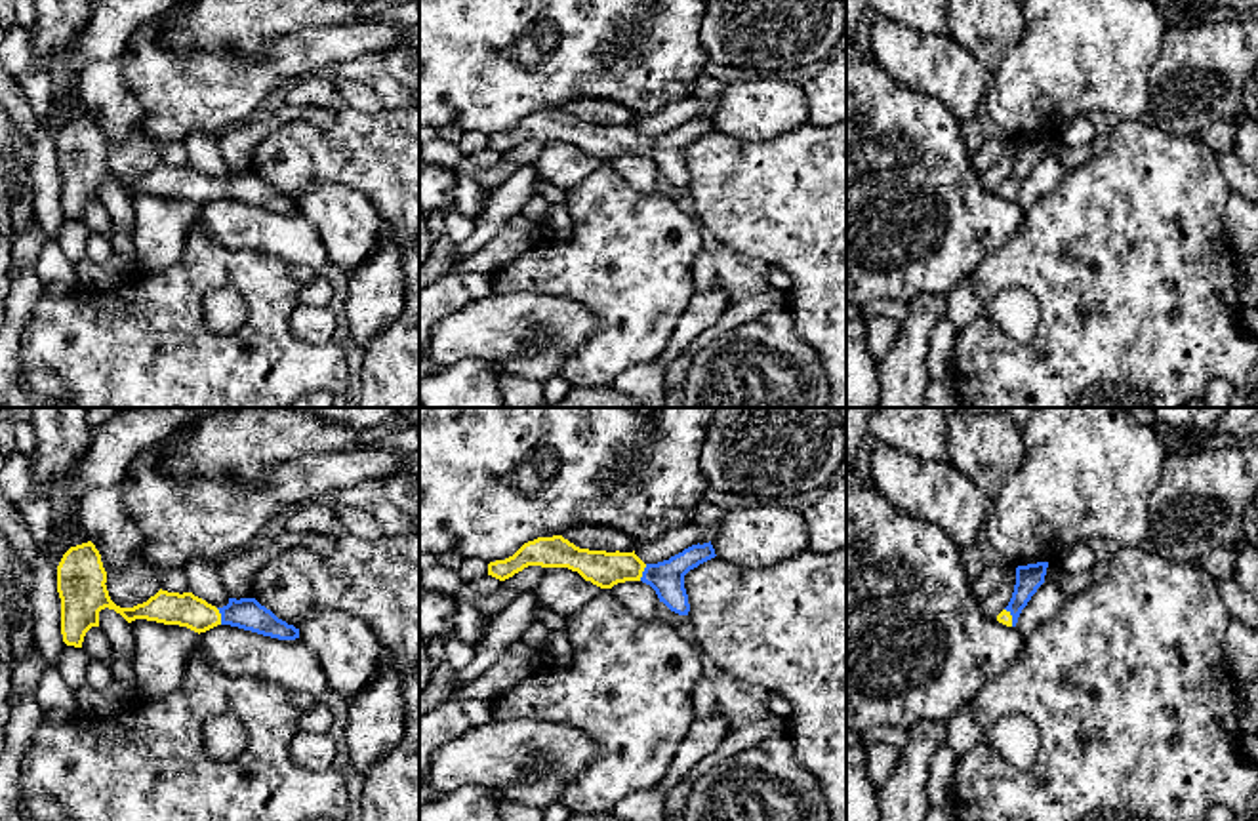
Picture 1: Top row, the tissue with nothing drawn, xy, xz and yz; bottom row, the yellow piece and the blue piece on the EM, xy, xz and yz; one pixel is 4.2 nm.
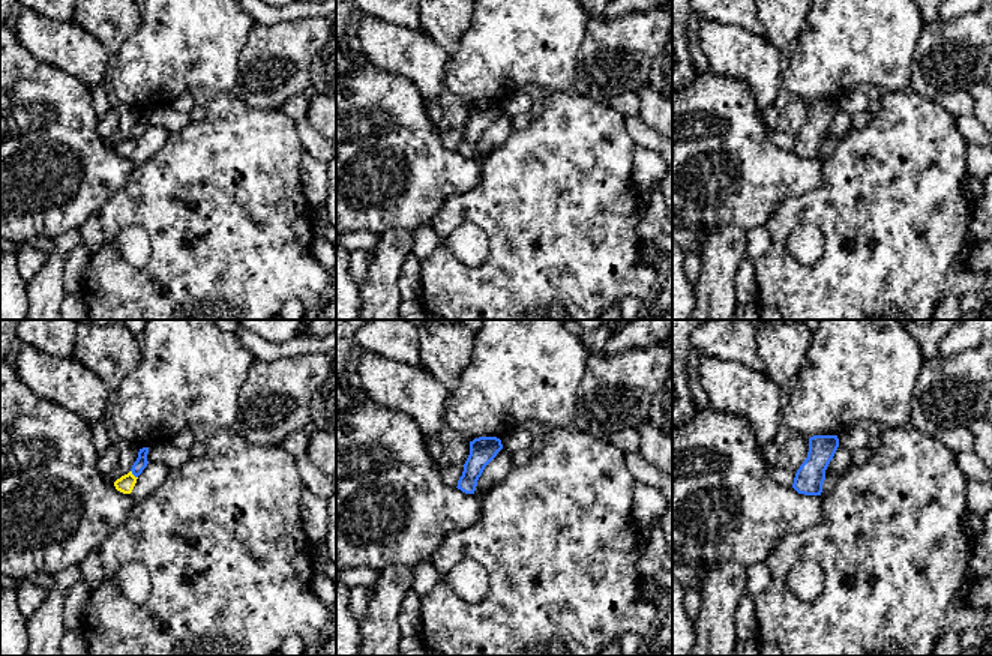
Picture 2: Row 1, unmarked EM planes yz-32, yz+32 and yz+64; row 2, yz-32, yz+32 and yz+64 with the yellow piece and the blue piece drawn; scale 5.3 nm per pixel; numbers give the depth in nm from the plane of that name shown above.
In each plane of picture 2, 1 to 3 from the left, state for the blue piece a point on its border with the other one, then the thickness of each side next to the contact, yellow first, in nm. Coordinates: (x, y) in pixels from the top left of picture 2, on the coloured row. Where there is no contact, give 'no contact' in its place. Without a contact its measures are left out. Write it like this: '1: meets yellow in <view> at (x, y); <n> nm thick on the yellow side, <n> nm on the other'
1: meets yellow in yz-32 at (132, 475); 90 nm thick on the yellow side, 70 nm on the other
2: no contact
3: no contact

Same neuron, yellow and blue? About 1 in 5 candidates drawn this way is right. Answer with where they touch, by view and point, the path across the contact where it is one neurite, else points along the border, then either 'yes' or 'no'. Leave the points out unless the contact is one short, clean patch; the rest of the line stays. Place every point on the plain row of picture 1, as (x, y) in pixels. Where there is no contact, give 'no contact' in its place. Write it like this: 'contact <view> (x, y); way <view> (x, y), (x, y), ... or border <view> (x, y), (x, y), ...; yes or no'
contact xy (220, 189); way xy (170, 181), (220, 189), (248, 187); yes

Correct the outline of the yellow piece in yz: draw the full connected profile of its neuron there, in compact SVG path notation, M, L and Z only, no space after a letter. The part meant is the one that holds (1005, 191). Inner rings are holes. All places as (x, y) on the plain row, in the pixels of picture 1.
M1037 135L1016 141L1016 158L1008 179L997 189L1006 200L1016 200L1022 183L1027 179L1037 162L1045 156L1048 135Z

